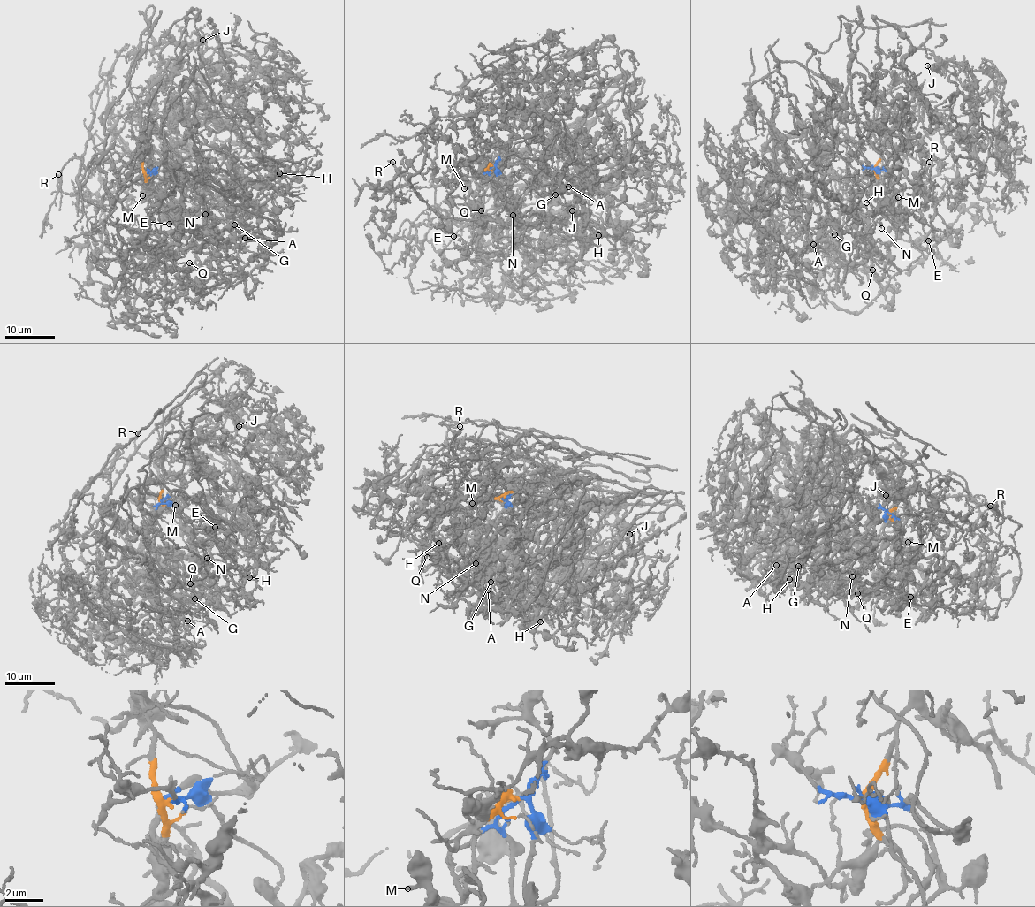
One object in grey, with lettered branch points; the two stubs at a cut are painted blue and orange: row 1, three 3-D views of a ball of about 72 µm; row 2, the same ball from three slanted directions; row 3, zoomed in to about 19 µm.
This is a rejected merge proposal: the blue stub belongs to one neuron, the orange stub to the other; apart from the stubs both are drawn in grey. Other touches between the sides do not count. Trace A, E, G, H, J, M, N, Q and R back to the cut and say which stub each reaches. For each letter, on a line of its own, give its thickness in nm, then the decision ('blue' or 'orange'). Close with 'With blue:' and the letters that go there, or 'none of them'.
A: calibre 140 nm; blue
E: calibre 200 nm; blue
G: calibre 150 nm; blue
H: calibre 140 nm; blue
J: calibre 180 nm; orange
M: calibre 170 nm; blue
N: calibre 90 nm; blue
Q: calibre 160 nm; blue
R: calibre 180 nm; orange
With blue: A, E, G, H, M, N, Q

